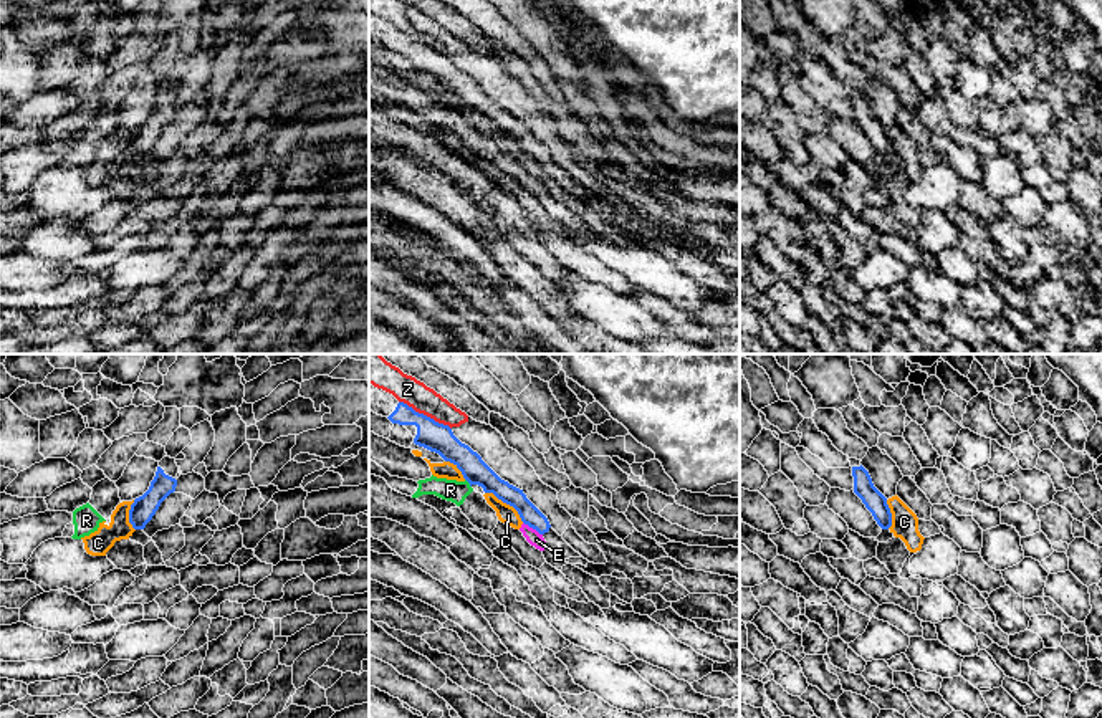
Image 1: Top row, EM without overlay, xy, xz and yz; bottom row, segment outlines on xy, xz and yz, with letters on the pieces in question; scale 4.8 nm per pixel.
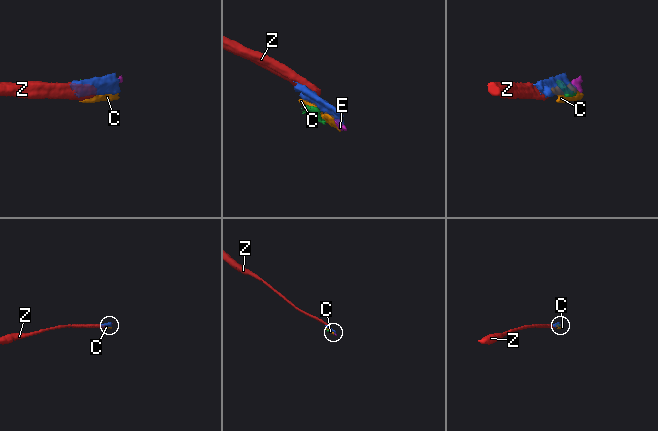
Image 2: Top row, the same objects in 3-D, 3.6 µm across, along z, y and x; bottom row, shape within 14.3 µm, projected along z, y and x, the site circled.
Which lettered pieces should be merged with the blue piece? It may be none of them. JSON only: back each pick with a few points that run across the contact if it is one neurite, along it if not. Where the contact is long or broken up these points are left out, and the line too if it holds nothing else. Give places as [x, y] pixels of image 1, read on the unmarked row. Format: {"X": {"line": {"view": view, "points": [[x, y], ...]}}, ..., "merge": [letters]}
{"merge": []}

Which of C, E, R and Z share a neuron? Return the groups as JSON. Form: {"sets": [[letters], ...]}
{"sets": [["C", "E"], ["R"], ["Z"]]}

